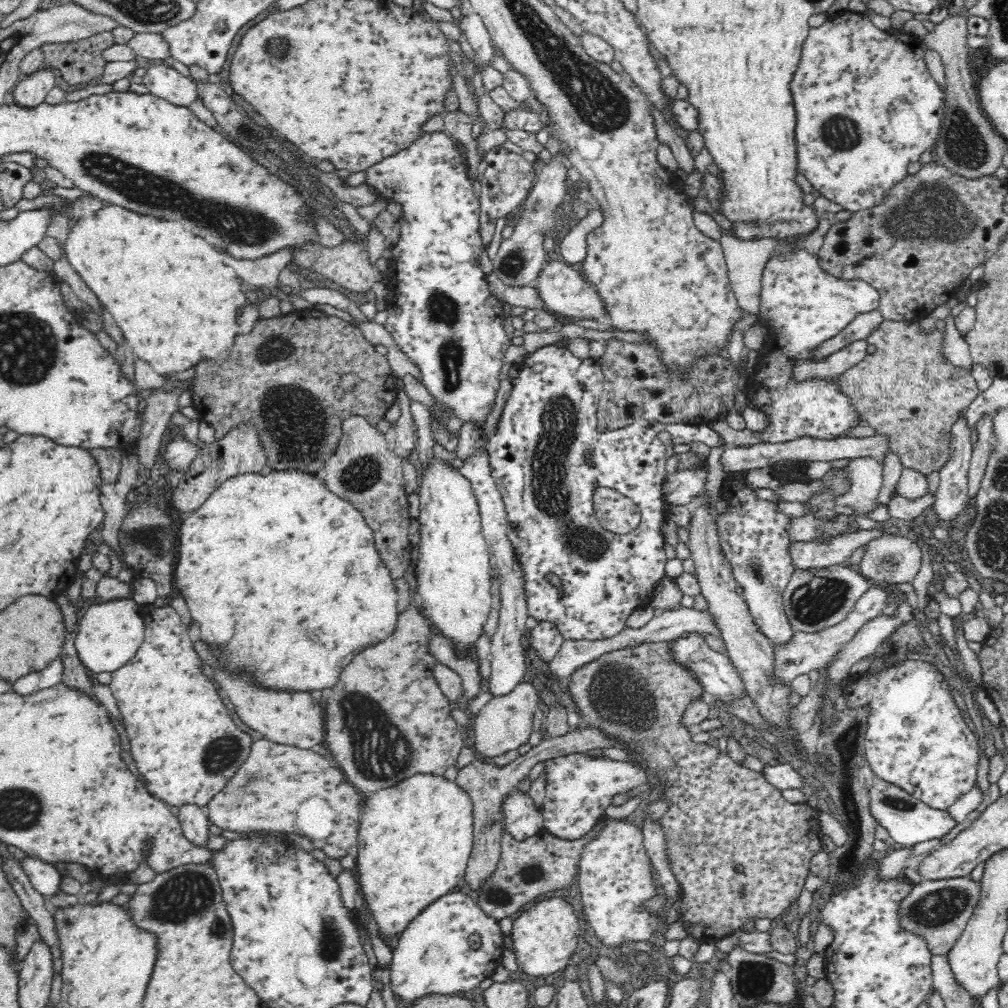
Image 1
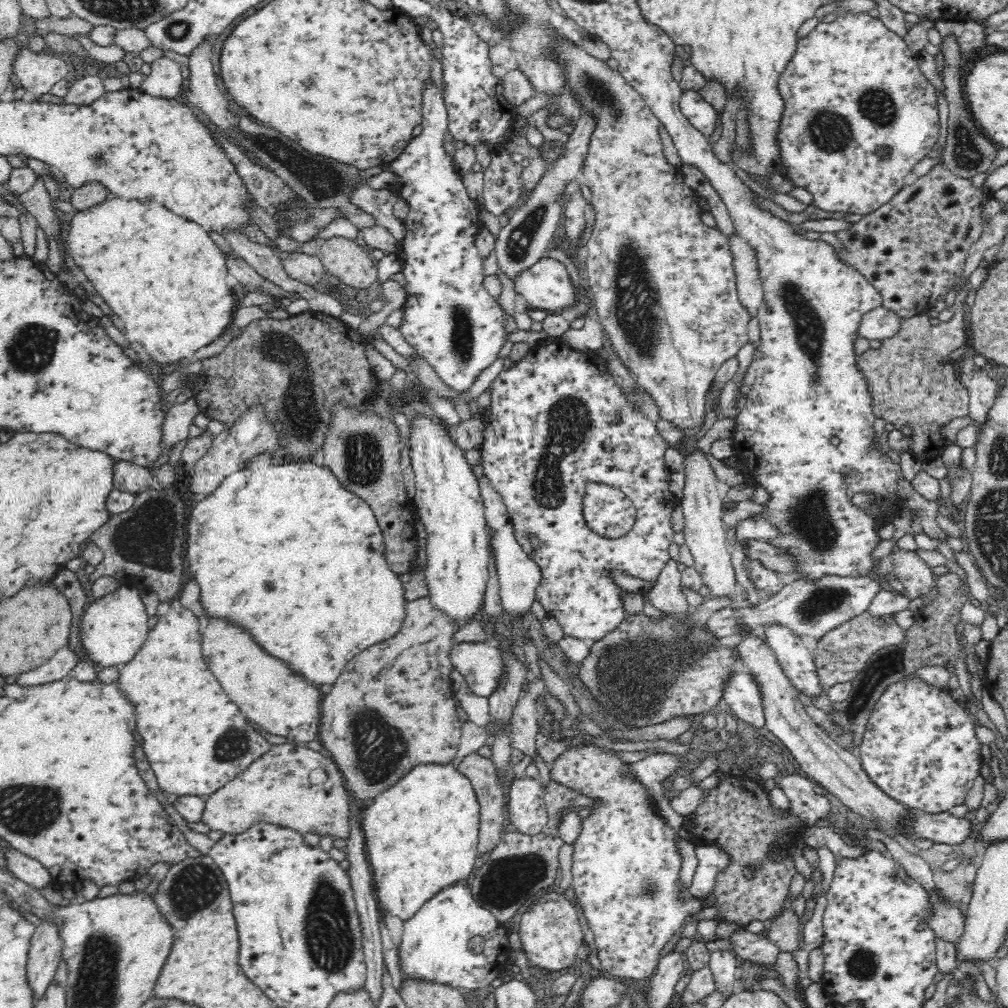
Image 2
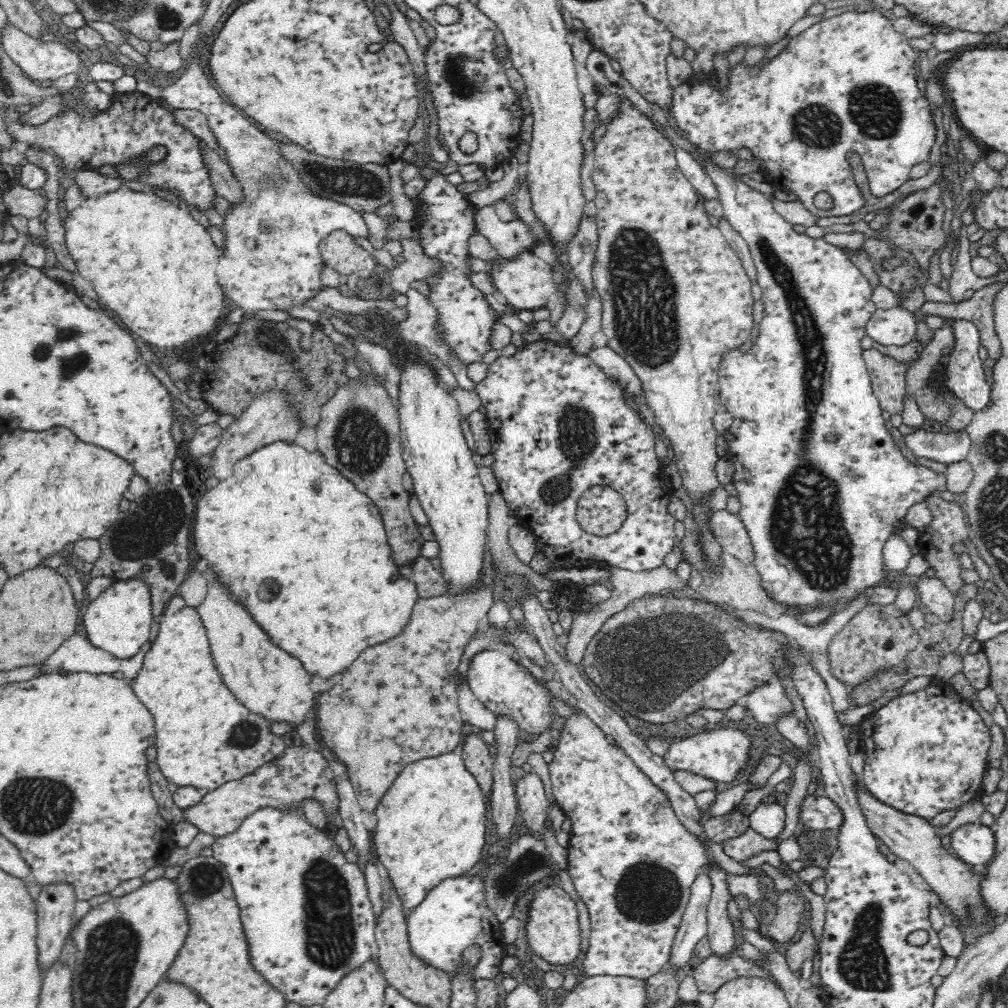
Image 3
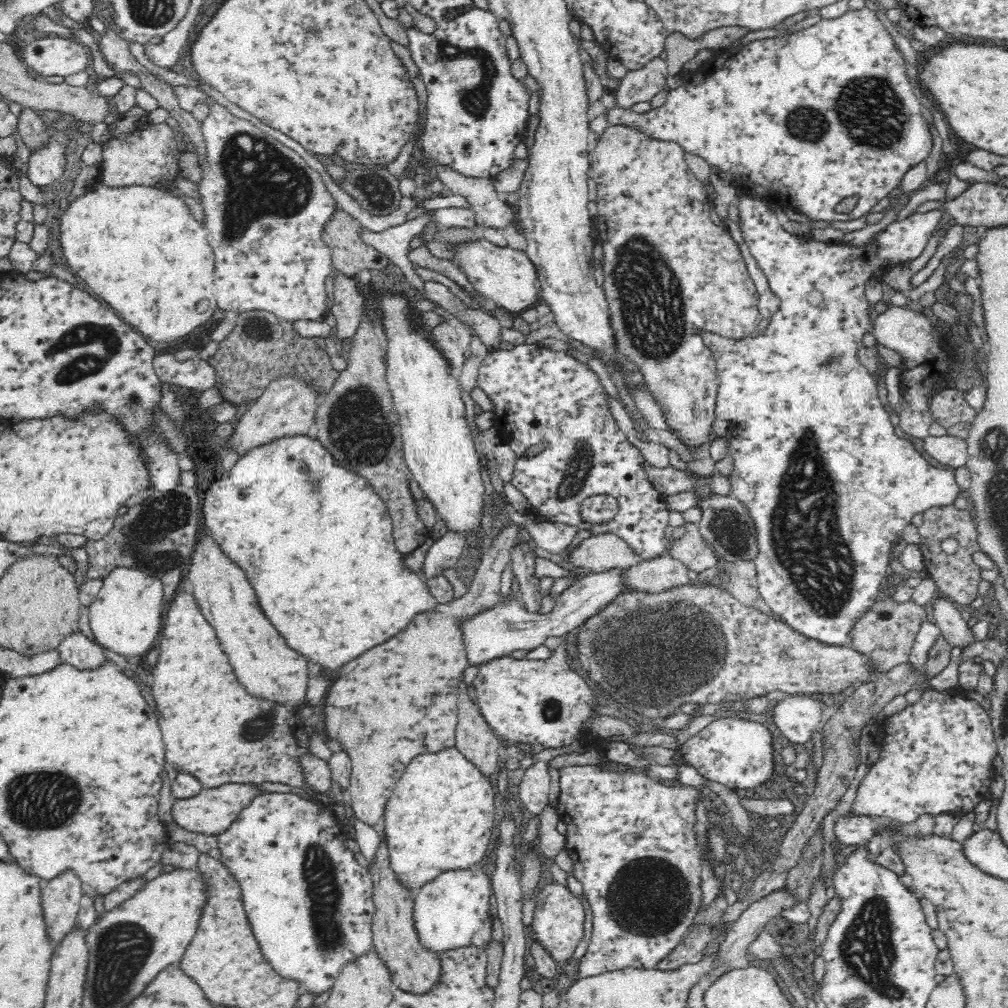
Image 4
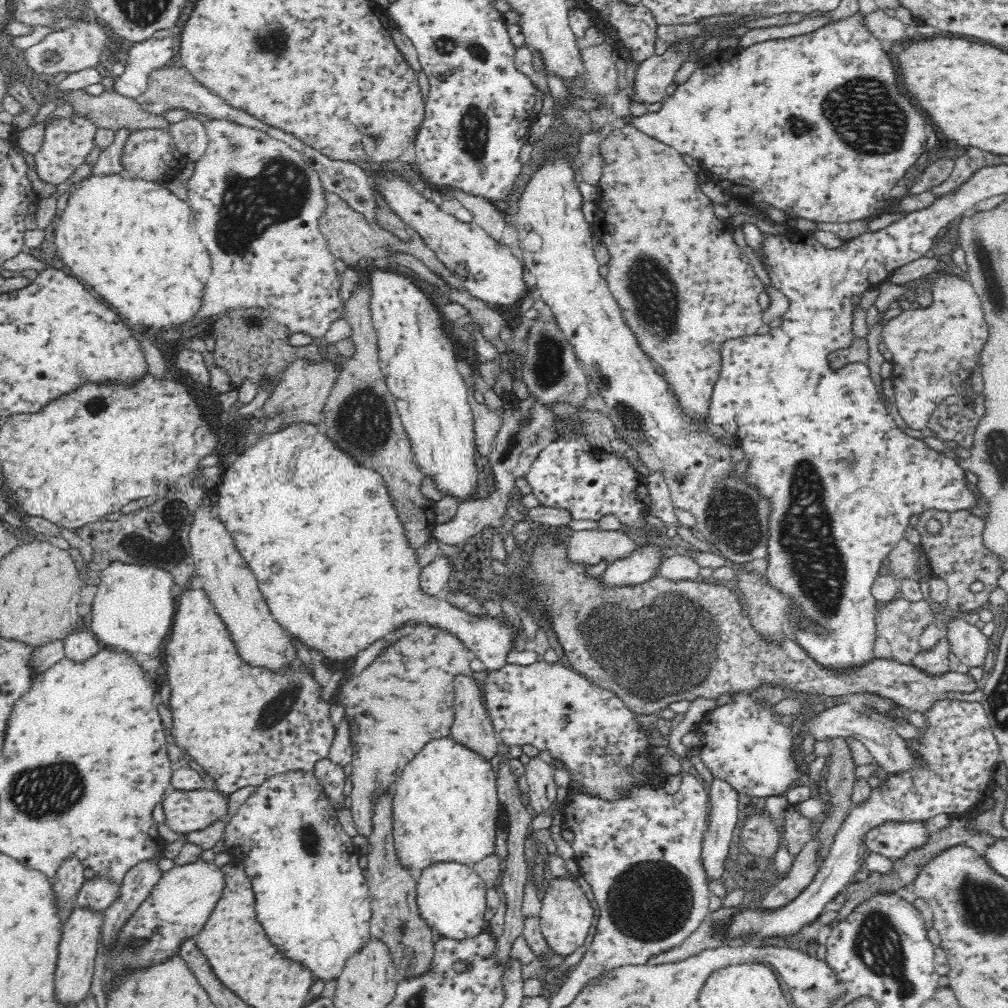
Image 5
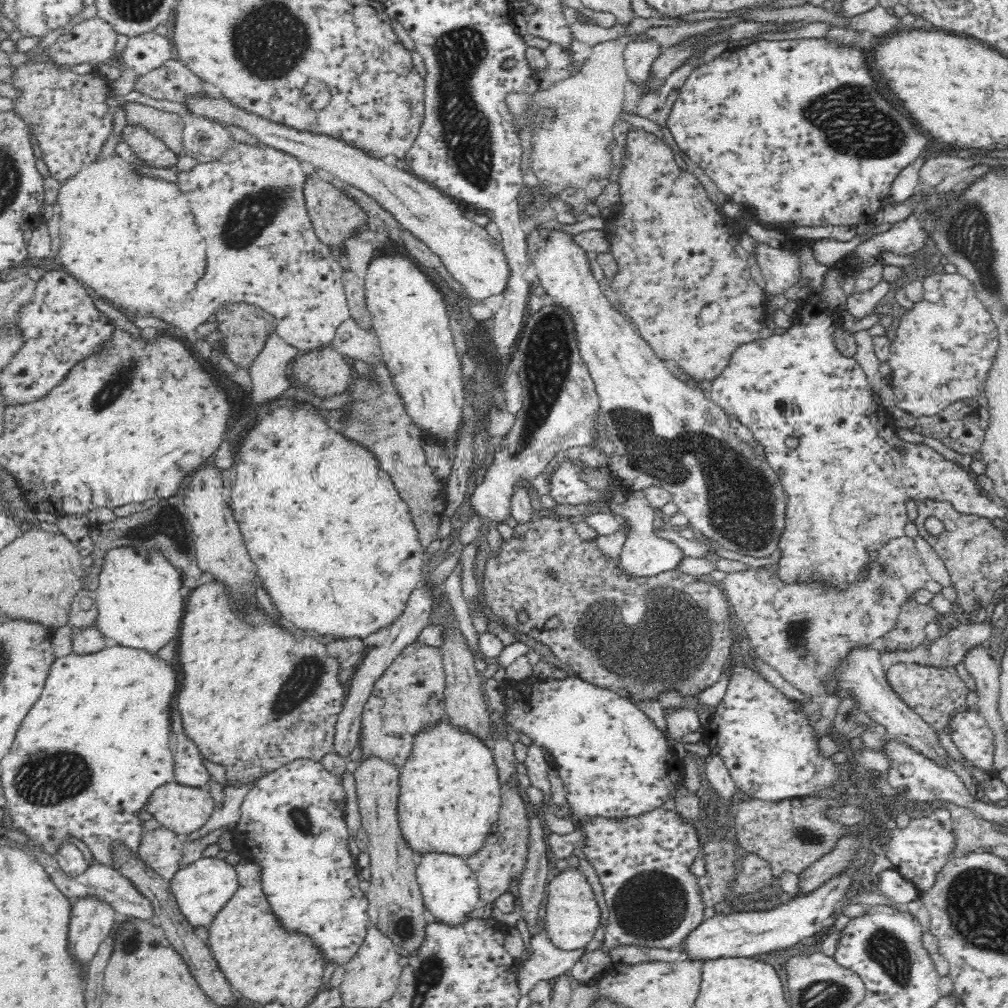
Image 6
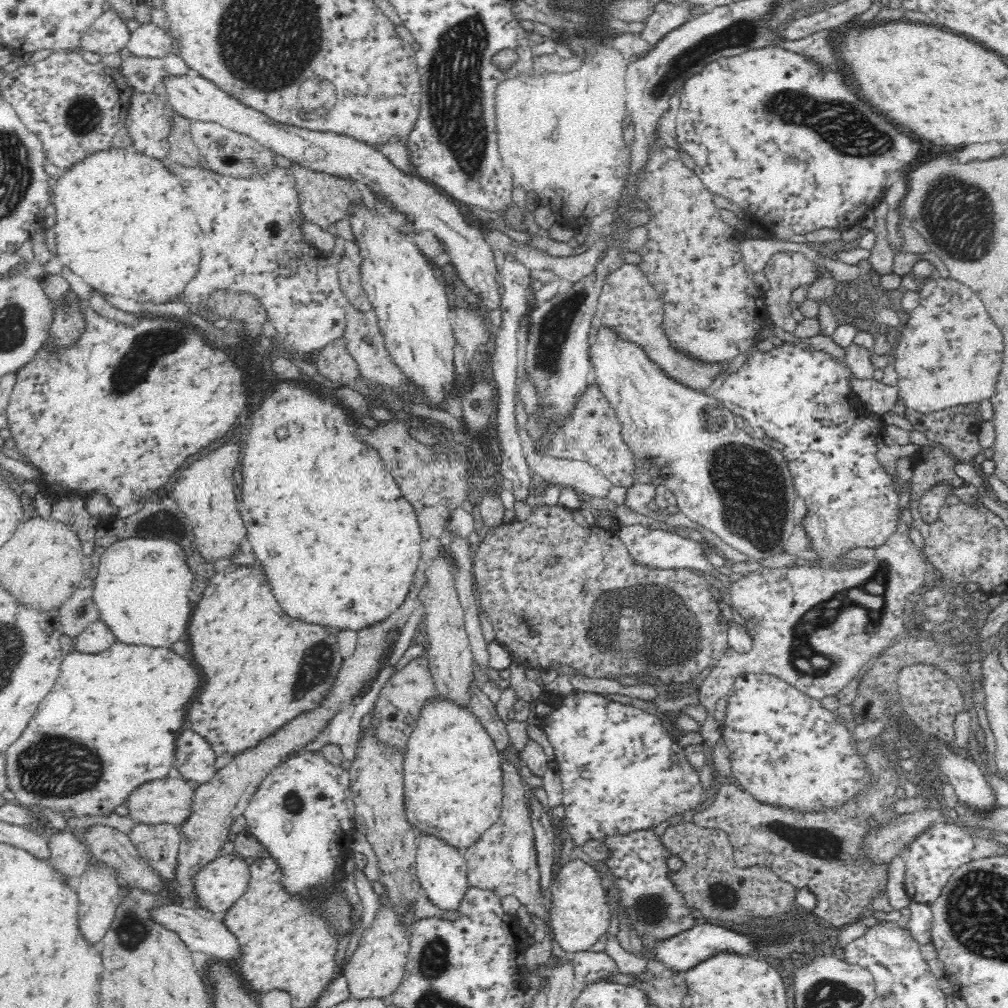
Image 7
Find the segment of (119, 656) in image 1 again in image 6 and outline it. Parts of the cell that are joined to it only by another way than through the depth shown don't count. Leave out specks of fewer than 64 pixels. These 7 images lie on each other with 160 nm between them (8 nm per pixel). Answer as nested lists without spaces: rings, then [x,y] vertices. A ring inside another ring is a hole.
[[[117,546],[104,554],[98,579],[98,587],[94,591],[96,604],[98,605],[98,618],[96,627],[109,641],[116,645],[132,646],[132,648],[146,648],[146,650],[160,650],[168,642],[172,642],[180,632],[180,622],[184,618],[184,596],[180,594],[182,588],[182,573],[172,562],[162,554],[154,556],[142,556],[142,552],[136,552],[136,546]]]

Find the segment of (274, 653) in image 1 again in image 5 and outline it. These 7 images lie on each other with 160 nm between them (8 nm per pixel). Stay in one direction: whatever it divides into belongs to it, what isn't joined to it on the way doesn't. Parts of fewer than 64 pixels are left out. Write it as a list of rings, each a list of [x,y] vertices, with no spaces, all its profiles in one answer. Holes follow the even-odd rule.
[[[304,421],[290,423],[277,432],[268,432],[262,434],[246,452],[242,452],[232,466],[224,472],[224,482],[218,488],[220,490],[220,518],[224,518],[224,522],[228,522],[228,530],[232,530],[232,536],[236,538],[236,546],[240,546],[240,552],[244,554],[244,558],[248,558],[248,564],[252,568],[252,572],[256,574],[258,582],[260,582],[260,590],[274,614],[274,618],[294,636],[298,636],[302,642],[310,644],[312,648],[322,648],[322,652],[334,660],[343,661],[346,658],[356,656],[360,650],[364,650],[368,644],[372,644],[374,640],[382,638],[384,634],[392,632],[398,628],[398,624],[428,624],[439,626],[449,633],[457,636],[463,642],[466,648],[475,654],[475,658],[481,660],[488,671],[498,672],[506,666],[507,656],[513,649],[514,642],[518,638],[518,628],[511,623],[504,623],[498,618],[489,616],[472,616],[464,610],[451,605],[442,596],[428,596],[424,594],[419,587],[419,578],[423,568],[418,565],[415,548],[410,544],[410,539],[406,532],[404,523],[398,517],[398,511],[394,506],[395,500],[392,499],[388,489],[386,480],[380,471],[360,464],[358,459],[352,457],[352,454],[340,450],[336,446],[336,442],[323,431],[320,424]],[[642,546],[640,552],[630,551],[625,557],[612,561],[601,575],[602,579],[604,579],[608,585],[620,586],[637,585],[649,581],[652,576],[656,576],[656,572],[658,572],[658,568],[662,566],[662,562],[652,562],[652,560],[648,562],[648,560],[644,560],[648,554],[656,554],[656,552],[658,552],[658,550],[654,550],[654,552],[648,552],[648,550],[652,550],[652,548],[650,548],[650,546]]]

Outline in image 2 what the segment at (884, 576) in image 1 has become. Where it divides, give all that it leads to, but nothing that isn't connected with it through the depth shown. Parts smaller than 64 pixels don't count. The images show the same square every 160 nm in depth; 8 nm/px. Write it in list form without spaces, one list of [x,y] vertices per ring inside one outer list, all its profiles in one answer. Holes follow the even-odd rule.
[[[898,550],[878,560],[875,578],[881,581],[887,572],[896,573],[897,582],[904,586],[911,599],[936,592],[935,573],[915,552]]]

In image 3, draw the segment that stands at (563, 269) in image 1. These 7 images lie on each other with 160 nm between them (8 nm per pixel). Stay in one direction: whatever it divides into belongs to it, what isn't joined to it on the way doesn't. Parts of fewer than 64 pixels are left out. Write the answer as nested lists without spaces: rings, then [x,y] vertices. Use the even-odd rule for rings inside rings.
[[[520,252],[516,258],[498,258],[496,264],[492,264],[490,281],[496,289],[496,295],[505,302],[512,311],[534,310],[544,307],[550,296],[558,293],[558,284],[555,282],[555,273],[551,272],[552,266],[544,260],[537,258],[532,252]]]

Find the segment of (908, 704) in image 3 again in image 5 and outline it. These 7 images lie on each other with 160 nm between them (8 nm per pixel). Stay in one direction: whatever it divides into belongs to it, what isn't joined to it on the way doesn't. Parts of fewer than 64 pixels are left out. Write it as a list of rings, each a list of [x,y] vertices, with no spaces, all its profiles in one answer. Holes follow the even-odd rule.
[[[944,700],[937,703],[926,714],[926,728],[922,729],[922,738],[909,740],[915,752],[925,760],[927,766],[922,770],[912,770],[908,774],[889,776],[881,782],[880,786],[872,790],[872,796],[864,804],[854,804],[842,827],[835,835],[830,852],[810,884],[788,904],[775,909],[762,909],[760,906],[742,906],[742,909],[732,913],[725,921],[716,927],[717,934],[727,946],[739,946],[740,944],[765,944],[768,938],[790,938],[800,936],[800,930],[808,924],[818,920],[826,910],[826,904],[830,904],[840,892],[846,889],[848,884],[855,881],[855,875],[864,869],[866,852],[865,840],[868,832],[880,826],[888,820],[896,822],[920,822],[929,823],[937,814],[960,814],[974,809],[977,802],[990,790],[994,781],[995,770],[1000,762],[1000,746],[997,738],[991,730],[991,724],[987,718],[982,704],[978,702],[963,702],[958,700]]]

